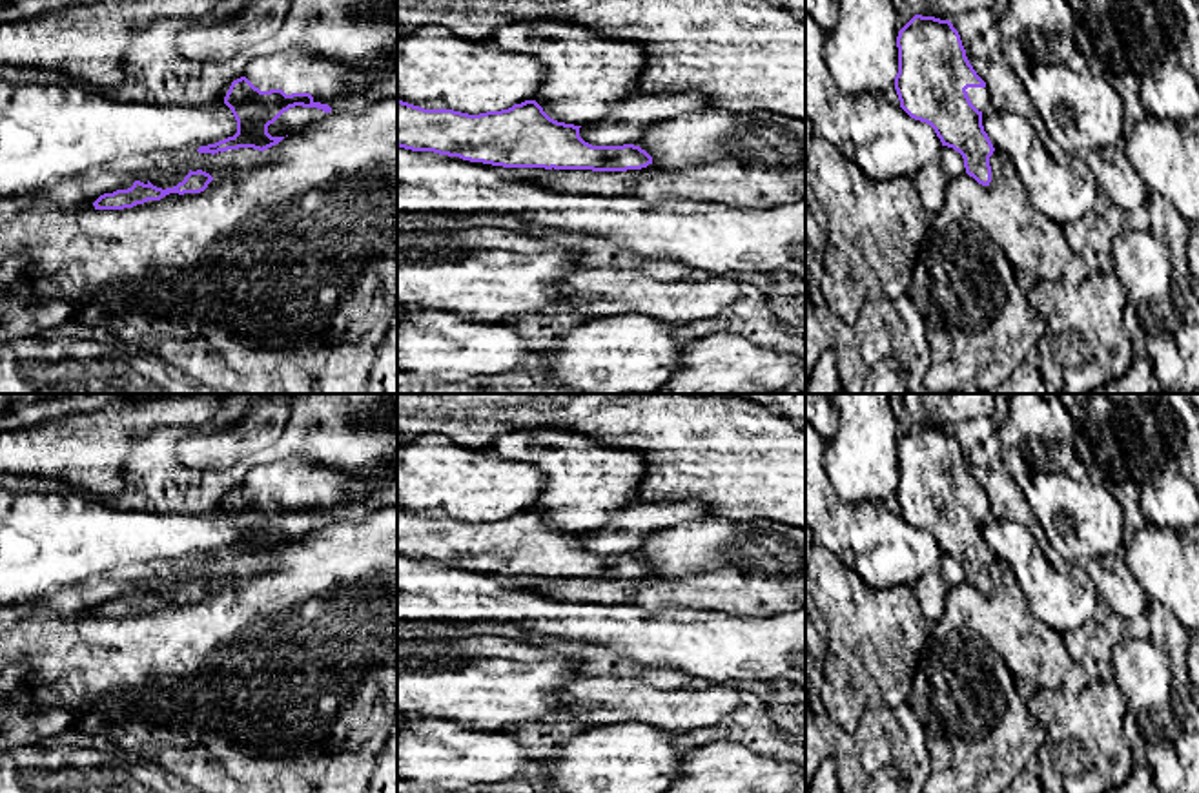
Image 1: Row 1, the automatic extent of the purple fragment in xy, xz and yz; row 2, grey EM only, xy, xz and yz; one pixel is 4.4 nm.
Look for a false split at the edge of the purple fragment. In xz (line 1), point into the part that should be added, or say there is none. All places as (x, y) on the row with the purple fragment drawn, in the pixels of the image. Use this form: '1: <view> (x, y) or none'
1: none

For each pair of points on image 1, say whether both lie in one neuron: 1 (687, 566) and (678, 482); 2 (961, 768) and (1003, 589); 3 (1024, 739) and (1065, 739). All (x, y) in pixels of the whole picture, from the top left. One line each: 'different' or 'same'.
1: different
2: same
3: different

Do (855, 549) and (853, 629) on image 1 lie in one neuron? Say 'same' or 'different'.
different

